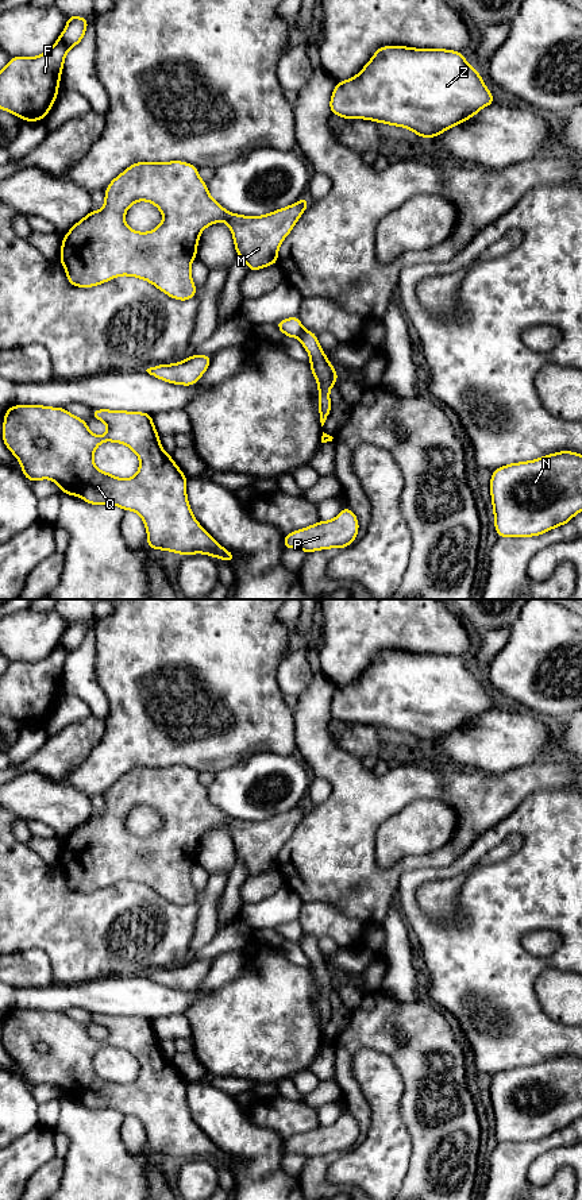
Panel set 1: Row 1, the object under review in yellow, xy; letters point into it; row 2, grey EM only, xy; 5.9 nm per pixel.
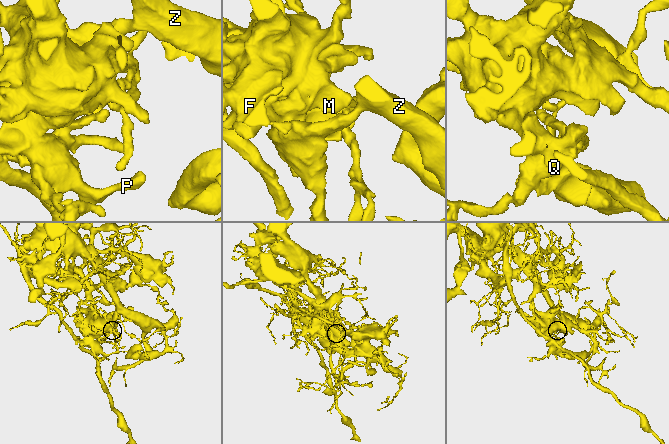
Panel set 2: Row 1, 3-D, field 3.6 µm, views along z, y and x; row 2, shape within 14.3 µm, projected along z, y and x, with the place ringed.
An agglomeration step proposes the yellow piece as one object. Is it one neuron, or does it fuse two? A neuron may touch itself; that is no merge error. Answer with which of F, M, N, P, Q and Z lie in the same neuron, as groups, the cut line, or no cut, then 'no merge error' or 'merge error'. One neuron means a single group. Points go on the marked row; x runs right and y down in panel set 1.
F M P Q / N Z | xy (303, 328), (297, 336) | merge error

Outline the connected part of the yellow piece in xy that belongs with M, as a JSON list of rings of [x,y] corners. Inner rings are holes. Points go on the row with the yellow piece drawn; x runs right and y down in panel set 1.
[[[181,161],[135,162],[123,174],[120,173],[115,177],[105,188],[104,208],[96,212],[90,211],[62,236],[63,242],[59,261],[66,271],[68,283],[77,288],[93,288],[116,277],[130,275],[149,281],[171,298],[188,301],[196,297],[197,289],[192,279],[190,265],[197,256],[197,244],[204,228],[217,221],[227,223],[232,232],[236,255],[244,261],[250,271],[255,271],[266,266],[277,265],[281,243],[294,228],[294,224],[305,212],[309,202],[311,200],[305,196],[289,207],[263,216],[236,215],[226,211],[209,196],[207,182],[199,177],[199,167],[192,163]],[[136,201],[149,201],[163,215],[163,221],[150,232],[136,232],[124,221],[127,209]]]

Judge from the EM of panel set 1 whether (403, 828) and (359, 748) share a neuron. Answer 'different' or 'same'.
different

